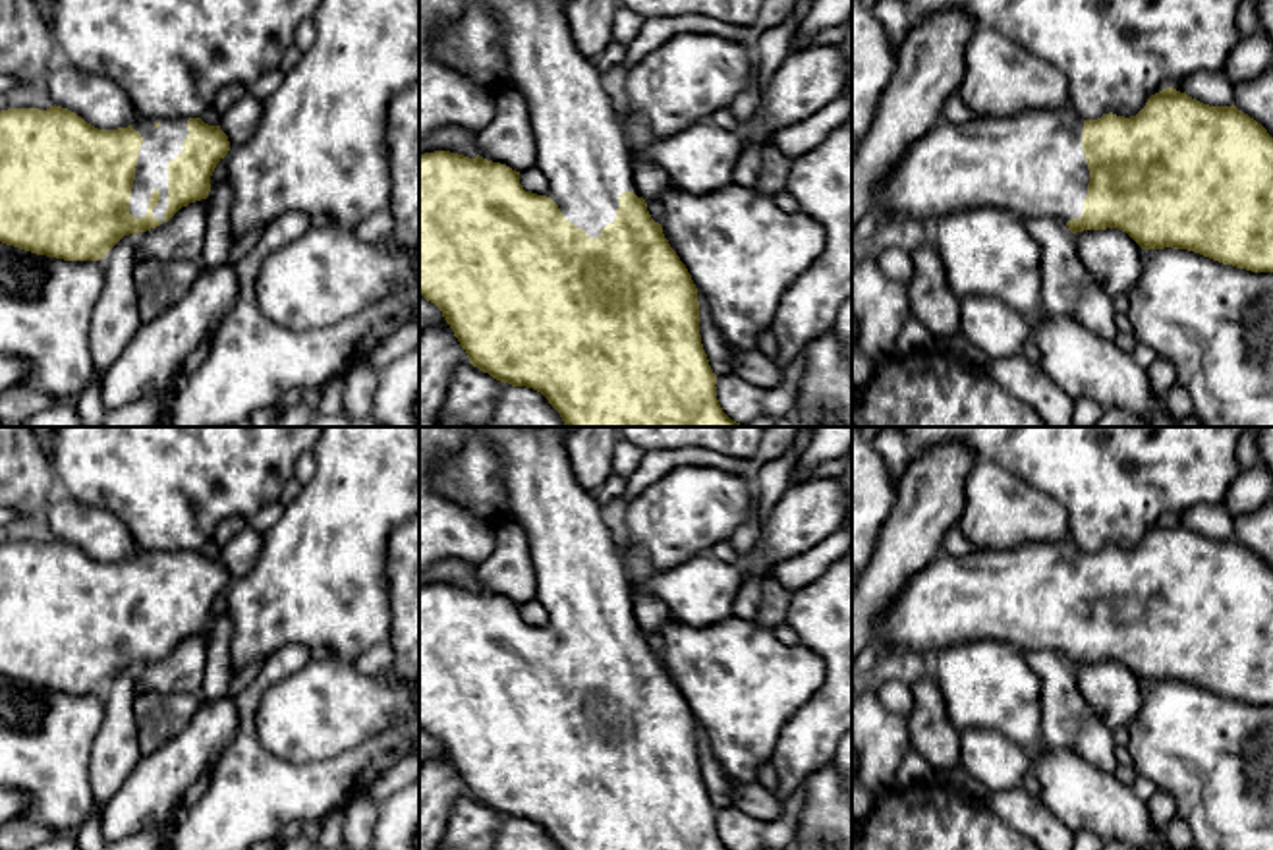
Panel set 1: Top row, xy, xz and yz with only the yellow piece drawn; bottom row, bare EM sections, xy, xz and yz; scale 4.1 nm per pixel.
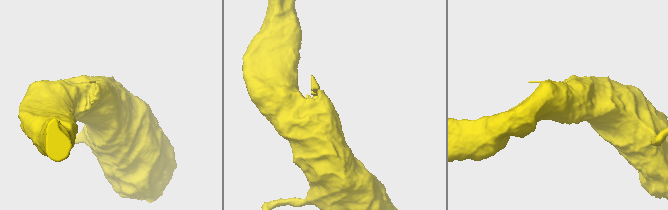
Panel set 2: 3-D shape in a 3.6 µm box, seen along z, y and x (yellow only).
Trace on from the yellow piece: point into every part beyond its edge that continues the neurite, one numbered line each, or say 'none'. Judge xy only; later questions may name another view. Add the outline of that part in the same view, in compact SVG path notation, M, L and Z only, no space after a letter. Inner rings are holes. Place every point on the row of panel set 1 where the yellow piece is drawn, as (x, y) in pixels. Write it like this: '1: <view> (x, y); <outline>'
1: xy (163, 143); M137 118L131 128L141 133L143 143L135 166L129 214L135 218L145 216L151 193L158 189L160 201L153 209L153 216L164 224L164 211L168 209L168 162L184 149L184 141L189 135L187 118Z

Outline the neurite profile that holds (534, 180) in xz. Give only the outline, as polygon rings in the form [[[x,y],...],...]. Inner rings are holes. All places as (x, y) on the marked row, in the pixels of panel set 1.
[[[531,166],[523,172],[520,172],[520,184],[523,185],[525,191],[531,191],[537,195],[547,195],[547,191],[549,191],[549,180],[539,170],[539,166]]]

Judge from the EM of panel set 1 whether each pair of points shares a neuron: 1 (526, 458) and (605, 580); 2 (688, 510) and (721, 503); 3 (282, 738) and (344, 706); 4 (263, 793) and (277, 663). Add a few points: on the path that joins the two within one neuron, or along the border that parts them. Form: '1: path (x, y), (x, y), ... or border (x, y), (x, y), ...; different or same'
1: path (541, 489), (563, 520), (568, 543), (574, 549); same
2: path (696, 507), (713, 503); same
3: path (298, 723), (329, 708); same
4: path (248, 760), (248, 702), (252, 696); same

